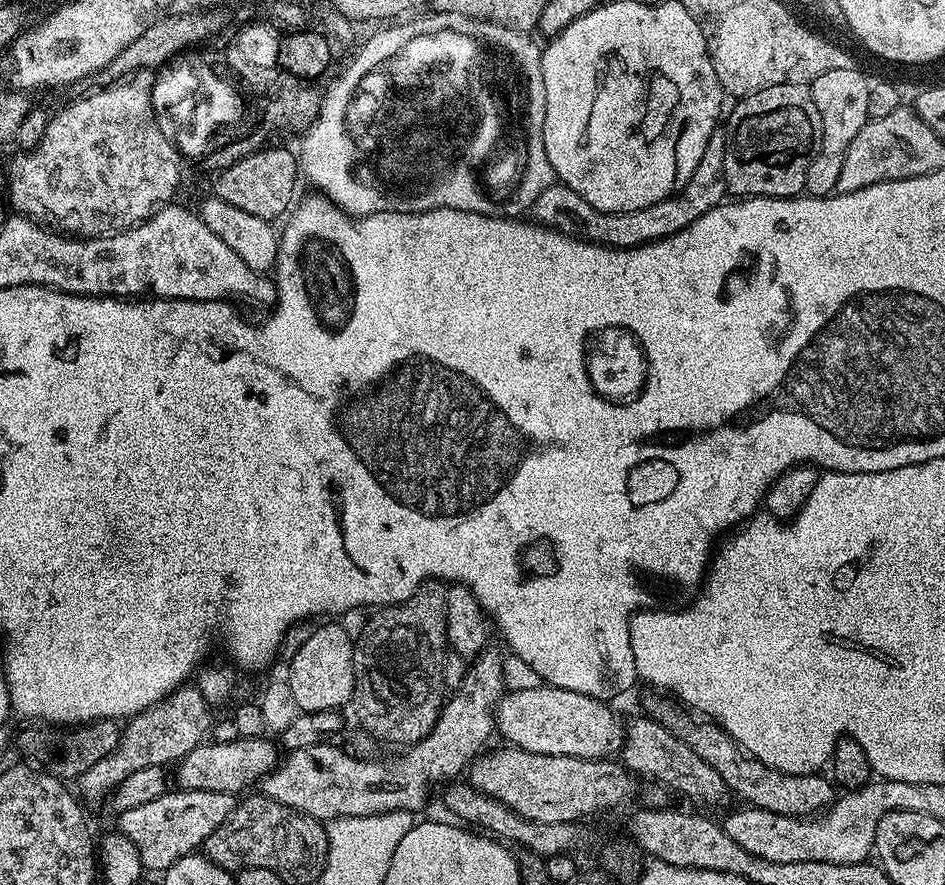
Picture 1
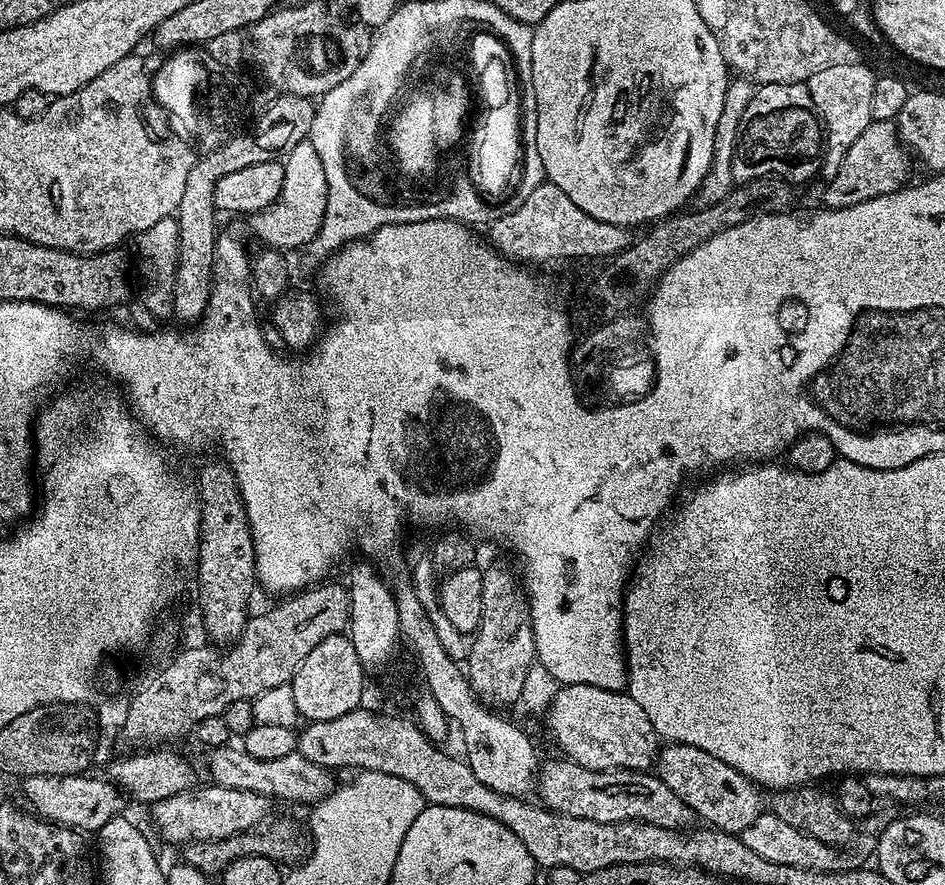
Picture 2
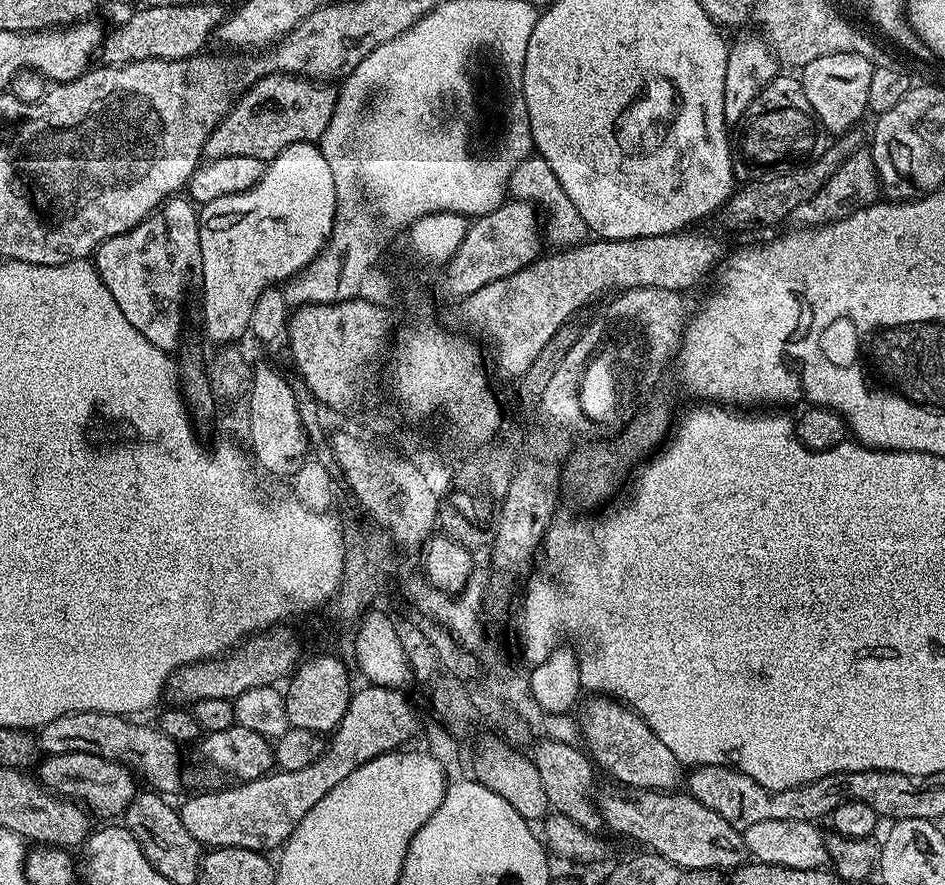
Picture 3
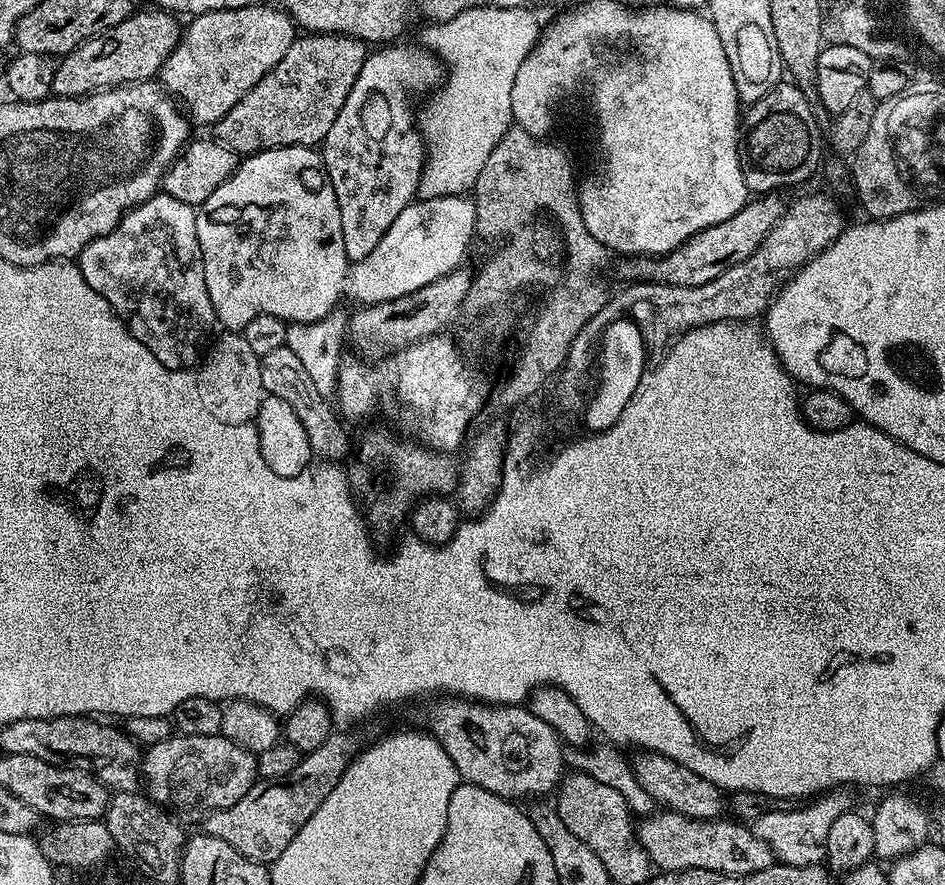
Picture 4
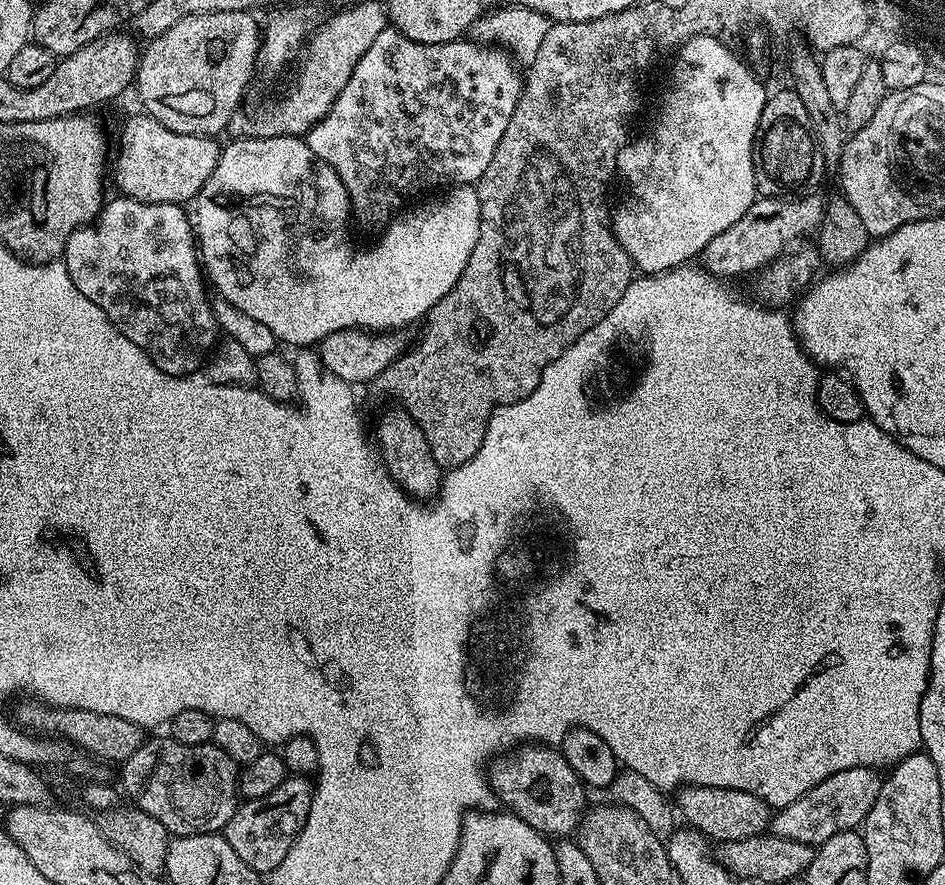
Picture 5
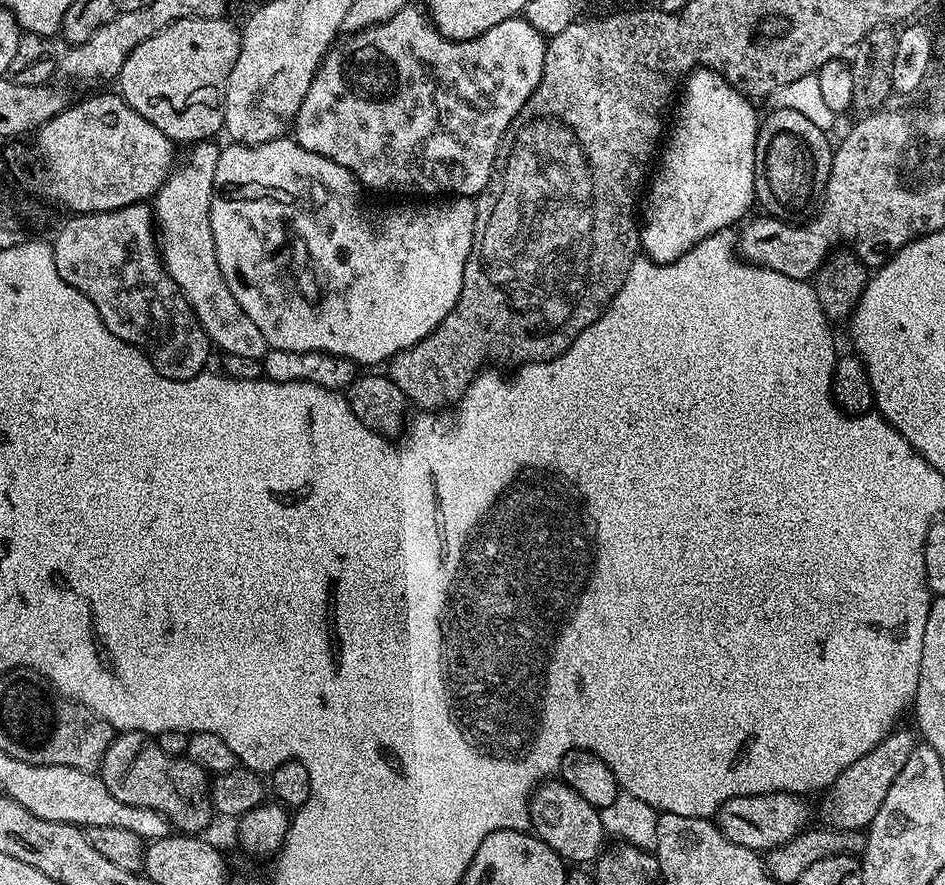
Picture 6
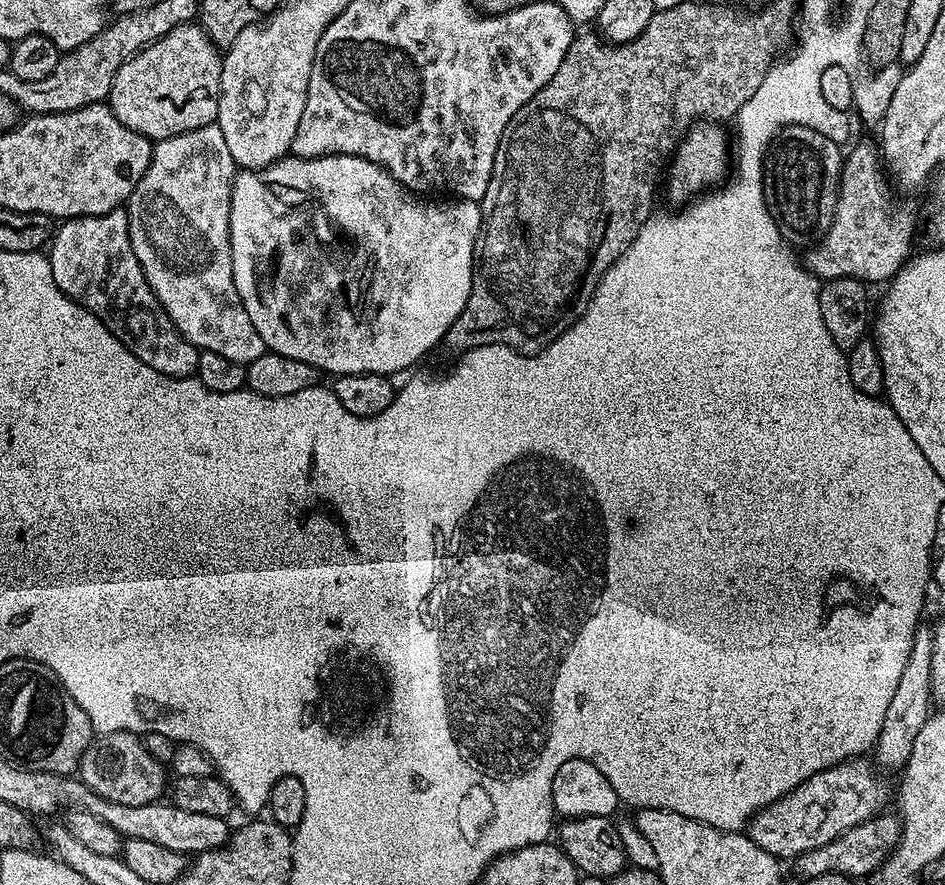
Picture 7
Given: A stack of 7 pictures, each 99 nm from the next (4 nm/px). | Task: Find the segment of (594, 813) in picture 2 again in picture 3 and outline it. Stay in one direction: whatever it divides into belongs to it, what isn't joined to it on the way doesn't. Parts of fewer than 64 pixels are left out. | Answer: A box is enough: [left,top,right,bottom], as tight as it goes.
[595,786,746,868]

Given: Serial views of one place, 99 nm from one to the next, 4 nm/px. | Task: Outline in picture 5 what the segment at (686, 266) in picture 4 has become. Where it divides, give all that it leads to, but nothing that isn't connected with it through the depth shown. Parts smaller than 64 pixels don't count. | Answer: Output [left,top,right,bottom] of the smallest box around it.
[702,194,822,278]

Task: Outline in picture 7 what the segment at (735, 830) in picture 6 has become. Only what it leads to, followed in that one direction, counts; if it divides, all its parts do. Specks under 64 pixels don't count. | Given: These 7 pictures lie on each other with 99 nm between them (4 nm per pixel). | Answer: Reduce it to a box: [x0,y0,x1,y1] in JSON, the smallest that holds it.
[746,759,888,862]

